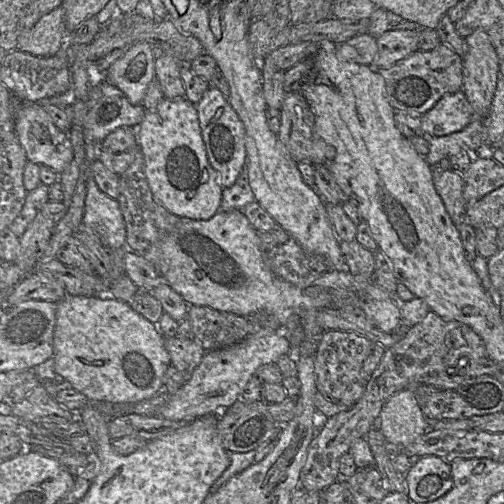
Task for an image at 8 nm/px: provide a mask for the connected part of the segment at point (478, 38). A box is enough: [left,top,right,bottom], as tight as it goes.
[462,29,500,118]

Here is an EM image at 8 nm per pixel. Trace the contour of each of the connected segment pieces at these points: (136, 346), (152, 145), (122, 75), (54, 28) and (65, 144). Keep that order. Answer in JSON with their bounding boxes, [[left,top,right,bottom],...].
[[53,294,171,404],[137,97,223,220],[104,41,155,104],[16,5,66,56],[15,101,73,174]]

